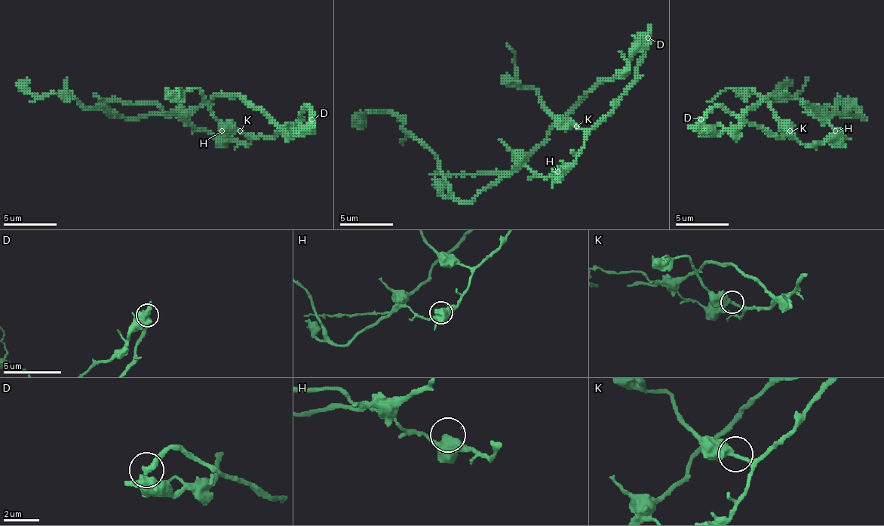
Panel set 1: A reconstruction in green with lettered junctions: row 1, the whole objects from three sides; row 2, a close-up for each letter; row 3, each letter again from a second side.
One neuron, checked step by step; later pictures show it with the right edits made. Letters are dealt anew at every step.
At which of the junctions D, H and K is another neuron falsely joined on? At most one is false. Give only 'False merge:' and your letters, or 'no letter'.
False merge: D

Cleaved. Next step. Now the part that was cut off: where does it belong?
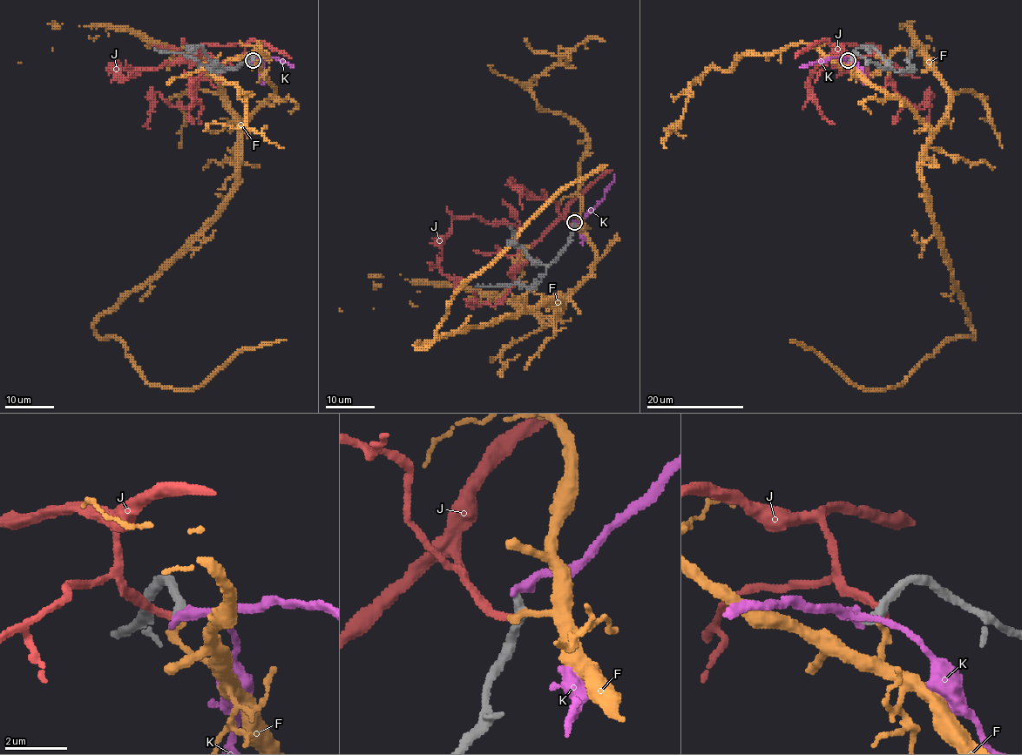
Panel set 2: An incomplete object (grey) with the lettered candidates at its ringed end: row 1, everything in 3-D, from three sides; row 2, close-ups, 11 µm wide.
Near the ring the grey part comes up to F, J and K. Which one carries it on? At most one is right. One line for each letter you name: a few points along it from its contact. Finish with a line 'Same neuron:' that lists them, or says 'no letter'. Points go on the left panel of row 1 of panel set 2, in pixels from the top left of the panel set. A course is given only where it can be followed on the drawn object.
K: Its course: (253, 61), (278, 58), (294, 68)
Same neuron: K

